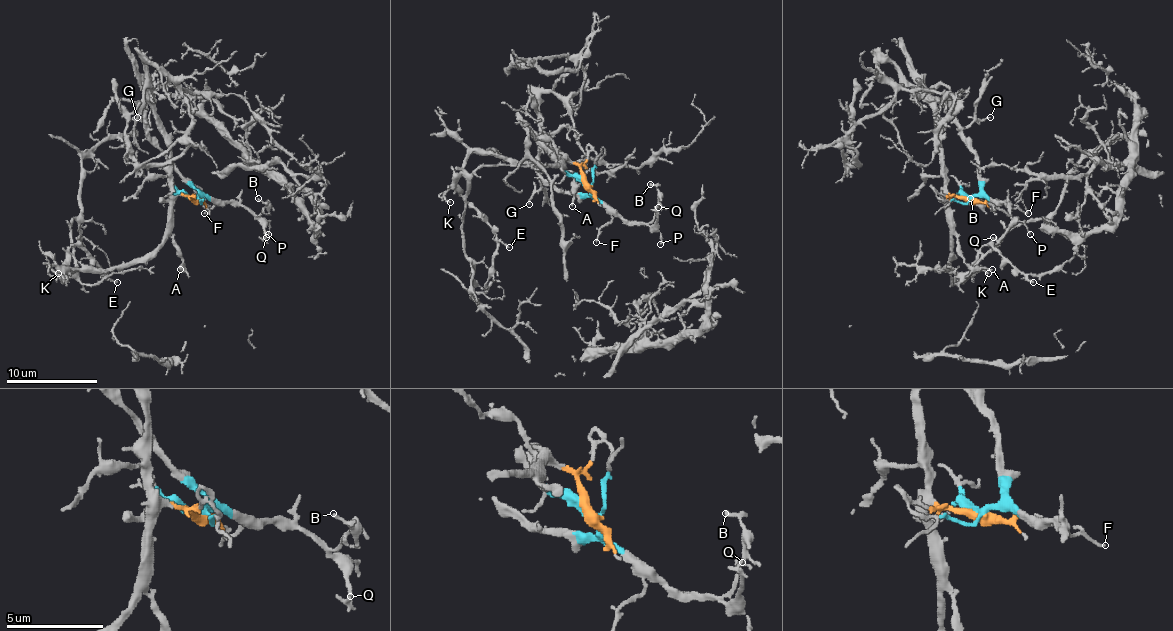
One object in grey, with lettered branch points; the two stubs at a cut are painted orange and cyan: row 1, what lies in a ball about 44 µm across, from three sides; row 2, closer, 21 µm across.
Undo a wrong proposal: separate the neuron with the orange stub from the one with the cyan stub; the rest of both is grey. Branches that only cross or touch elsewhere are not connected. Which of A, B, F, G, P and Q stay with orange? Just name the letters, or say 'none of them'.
A

